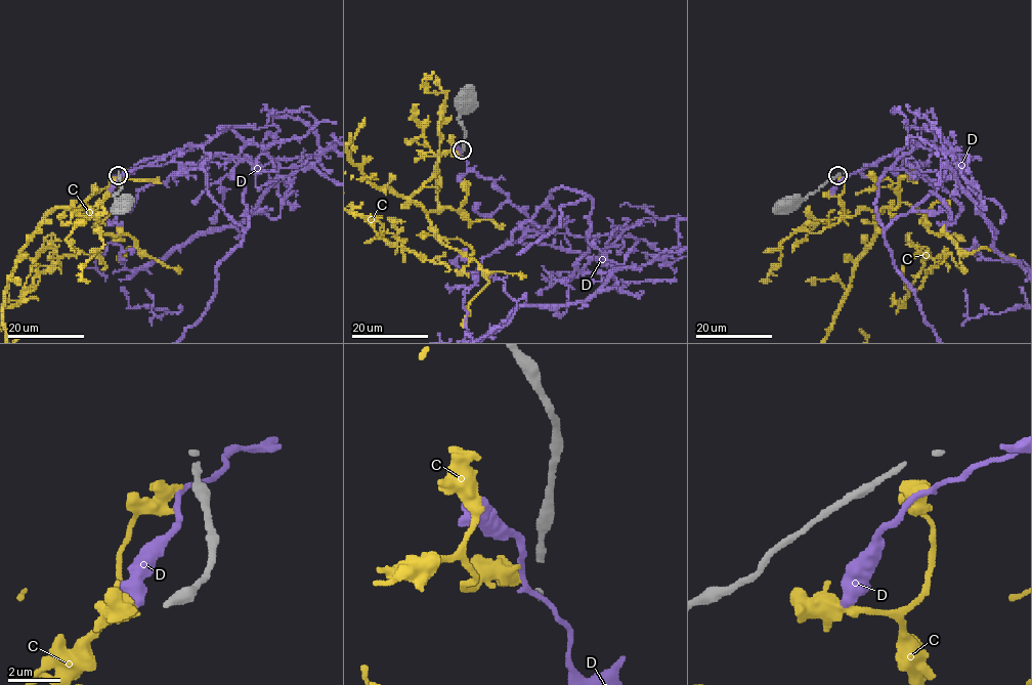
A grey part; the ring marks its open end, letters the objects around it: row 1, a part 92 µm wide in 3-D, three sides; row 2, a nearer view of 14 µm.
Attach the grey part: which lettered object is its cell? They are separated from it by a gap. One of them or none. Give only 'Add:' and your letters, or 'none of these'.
Add: none of these

